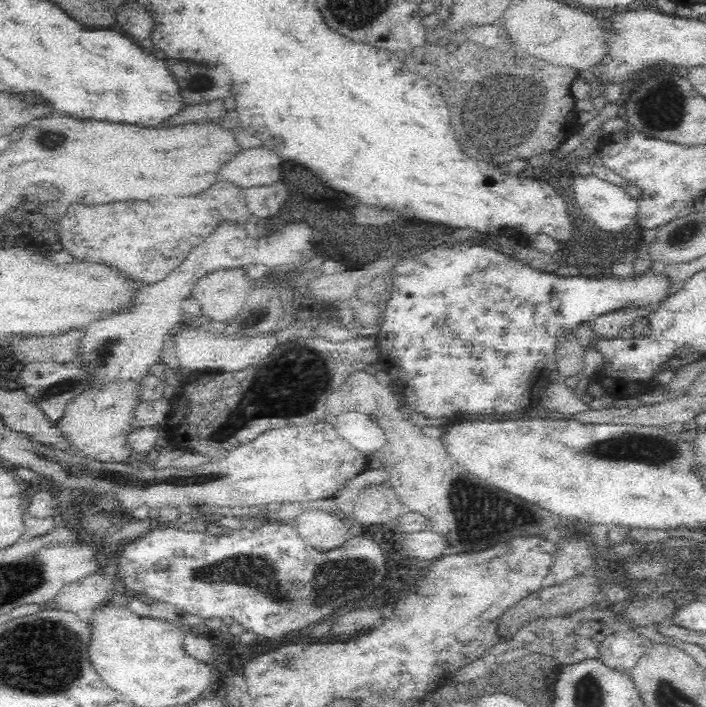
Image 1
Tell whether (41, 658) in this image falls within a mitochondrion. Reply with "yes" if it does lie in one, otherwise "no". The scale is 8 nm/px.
yes

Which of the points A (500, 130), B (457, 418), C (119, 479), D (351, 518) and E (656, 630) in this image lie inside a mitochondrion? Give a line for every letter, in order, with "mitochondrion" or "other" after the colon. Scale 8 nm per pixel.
A: mitochondrion
B: other
C: mitochondrion
D: other
E: other

